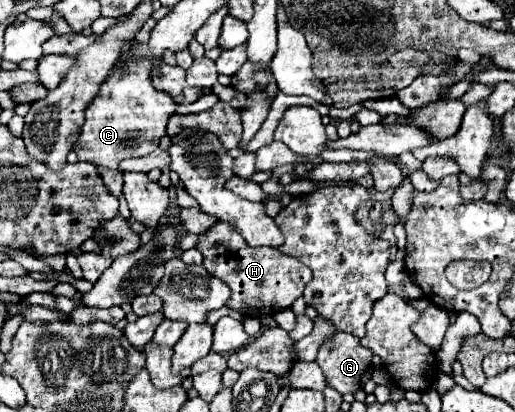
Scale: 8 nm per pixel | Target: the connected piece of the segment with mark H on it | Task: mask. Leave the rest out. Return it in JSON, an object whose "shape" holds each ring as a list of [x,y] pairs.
{"shape":[[[214,223],[206,233],[202,233],[196,249],[204,255],[202,265],[206,271],[230,287],[232,295],[226,305],[242,315],[276,315],[282,309],[290,309],[292,303],[302,297],[306,283],[312,279],[312,271],[304,263],[298,263],[280,251],[270,247],[246,247],[242,235],[238,235],[238,231],[226,223]]]}

